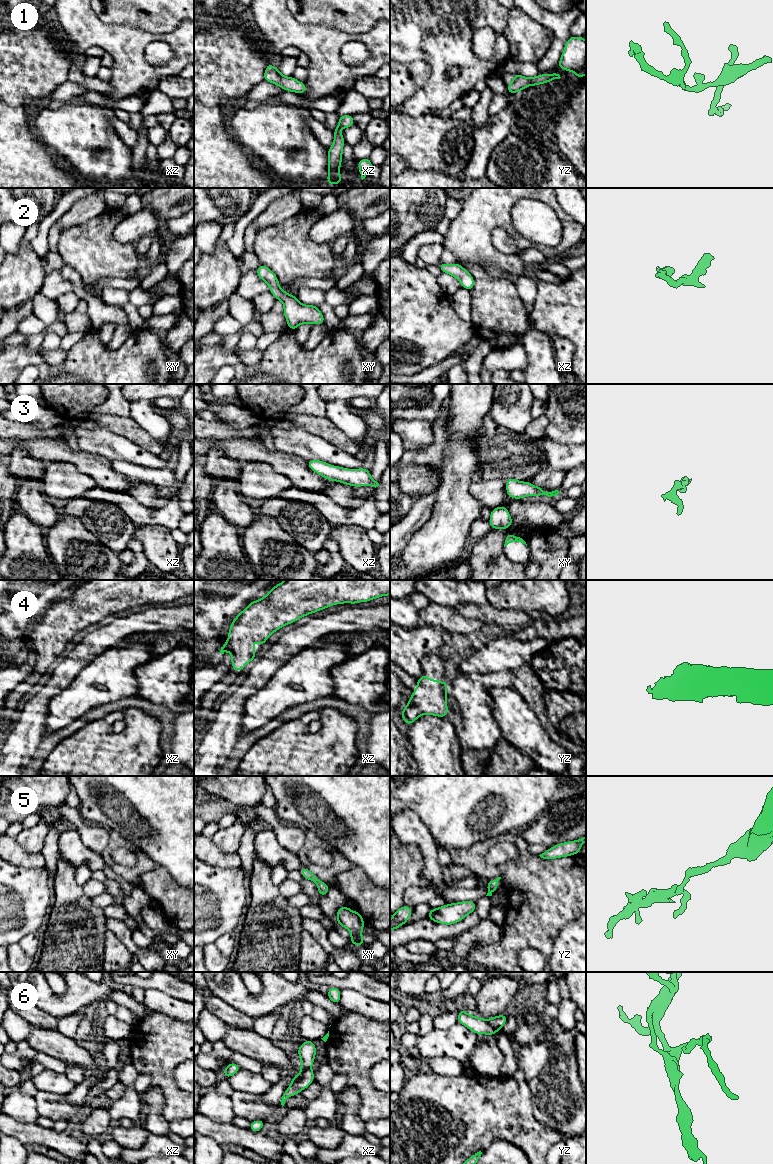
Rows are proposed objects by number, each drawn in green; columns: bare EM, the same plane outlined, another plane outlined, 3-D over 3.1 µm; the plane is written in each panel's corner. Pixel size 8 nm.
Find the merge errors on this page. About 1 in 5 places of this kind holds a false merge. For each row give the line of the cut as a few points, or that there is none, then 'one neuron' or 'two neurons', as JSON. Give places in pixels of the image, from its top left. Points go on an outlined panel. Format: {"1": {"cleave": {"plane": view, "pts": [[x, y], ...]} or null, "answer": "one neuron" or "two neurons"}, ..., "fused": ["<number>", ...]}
{"1": {"cleave": null, "answer": "one neuron"}, "2": {"cleave": null, "answer": "one neuron"}, "3": {"cleave": null, "answer": "one neuron"}, "4": {"cleave": null, "answer": "one neuron"}, "5": {"cleave": null, "answer": "one neuron"}, "6": {"cleave": {"plane": "xz", "pts": [[310, 1068], [292, 1083]]}, "answer": "two neurons"}, "fused": ["6"]}

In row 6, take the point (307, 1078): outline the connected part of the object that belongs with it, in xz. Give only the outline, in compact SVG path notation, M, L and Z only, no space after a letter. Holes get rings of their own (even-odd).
M312 1069L305 1071L302 1074L300 1080L291 1083L291 1085L286 1089L281 1100L282 1107L284 1106L284 1103L288 1097L299 1094L301 1090L306 1089L313 1081L314 1081L314 1072L312 1071Z

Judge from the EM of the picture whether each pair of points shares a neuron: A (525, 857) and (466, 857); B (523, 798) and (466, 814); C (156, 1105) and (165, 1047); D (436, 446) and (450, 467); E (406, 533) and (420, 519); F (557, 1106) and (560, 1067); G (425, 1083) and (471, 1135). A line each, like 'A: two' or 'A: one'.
A: one
B: one
C: two
D: two
E: one
F: one
G: one

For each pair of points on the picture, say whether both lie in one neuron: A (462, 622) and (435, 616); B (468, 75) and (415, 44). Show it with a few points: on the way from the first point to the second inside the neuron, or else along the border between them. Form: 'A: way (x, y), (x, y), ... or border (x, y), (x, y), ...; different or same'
A: way (455, 622), (442, 617); same
B: way (459, 60), (443, 44), (430, 44); same

